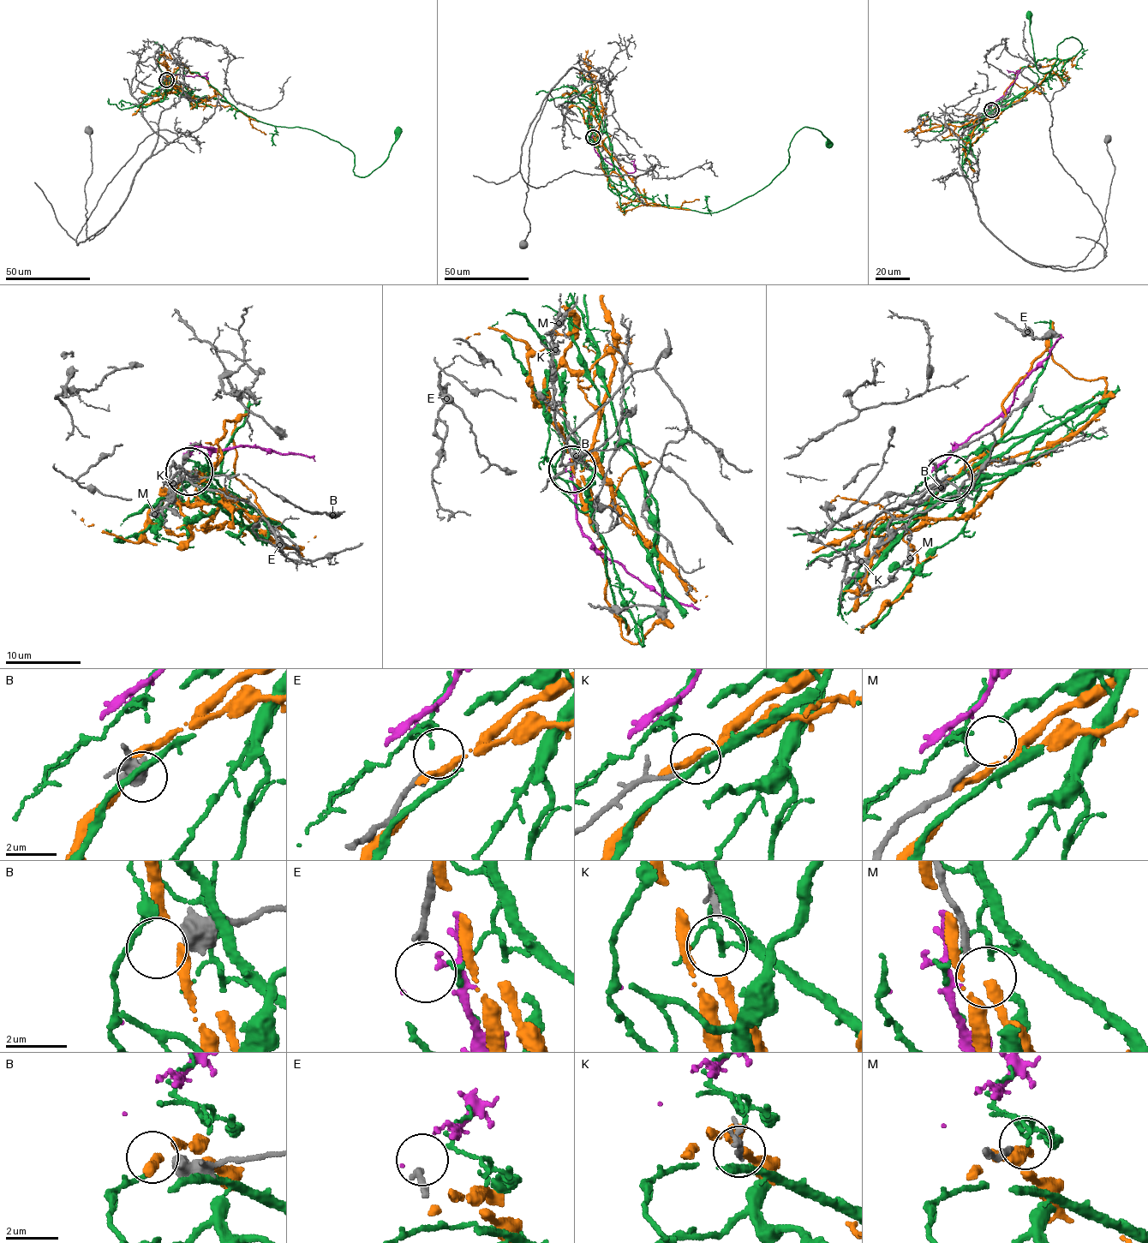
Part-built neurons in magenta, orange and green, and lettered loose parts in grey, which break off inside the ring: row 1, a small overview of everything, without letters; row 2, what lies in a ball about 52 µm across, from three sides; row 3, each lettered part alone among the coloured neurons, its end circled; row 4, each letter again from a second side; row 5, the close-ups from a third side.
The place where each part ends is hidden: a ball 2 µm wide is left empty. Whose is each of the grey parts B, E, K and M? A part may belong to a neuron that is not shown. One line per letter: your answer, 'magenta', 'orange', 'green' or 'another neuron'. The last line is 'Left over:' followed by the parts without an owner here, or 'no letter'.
B: another neuron
E: another neuron
K: orange
M: another neuron
Left over: B, E, M

